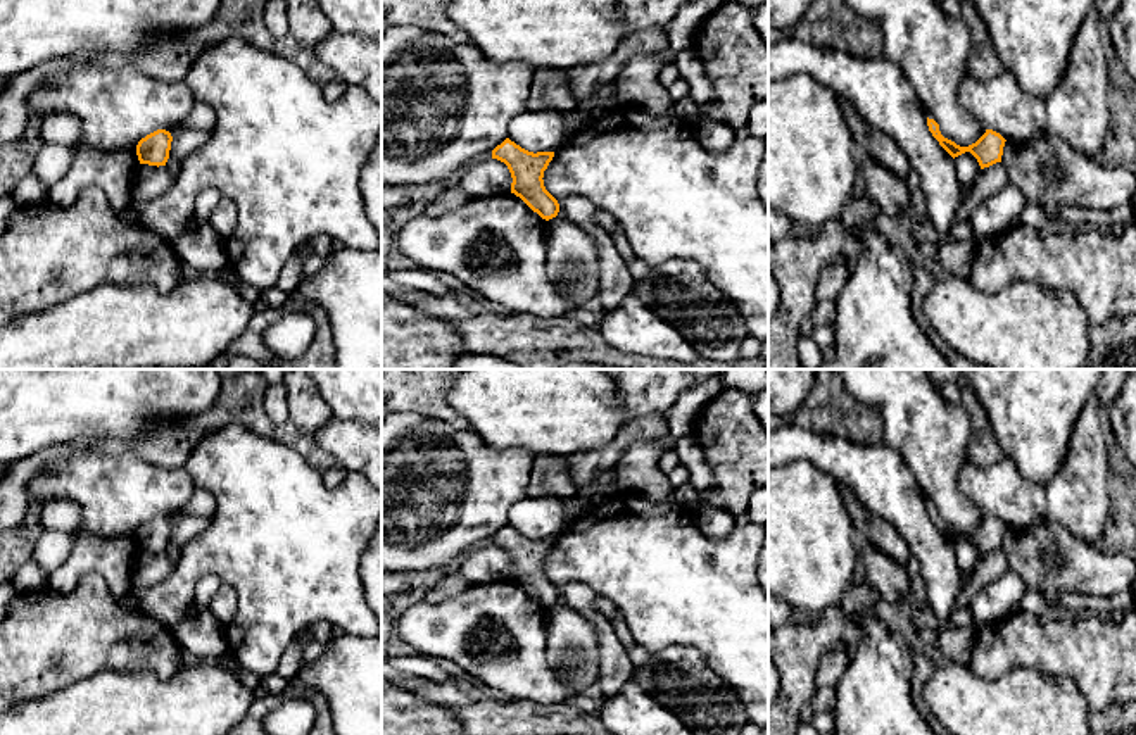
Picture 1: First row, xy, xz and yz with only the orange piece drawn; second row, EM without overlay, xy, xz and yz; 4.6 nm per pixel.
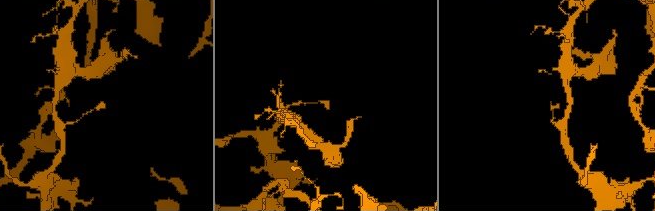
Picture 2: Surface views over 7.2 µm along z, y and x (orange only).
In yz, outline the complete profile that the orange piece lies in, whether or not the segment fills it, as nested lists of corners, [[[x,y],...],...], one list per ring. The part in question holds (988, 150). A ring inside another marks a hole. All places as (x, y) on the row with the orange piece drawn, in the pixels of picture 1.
[[[927,117],[927,126],[932,136],[953,159],[965,152],[970,152],[977,159],[981,169],[1001,162],[1003,147],[1007,140],[993,129],[986,129],[986,133],[975,143],[969,147],[960,147],[941,135],[939,124],[934,119]]]

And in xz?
[[[506,138],[492,150],[492,159],[504,162],[511,173],[511,193],[520,197],[533,212],[549,221],[558,216],[559,204],[544,186],[544,171],[554,152],[528,152]]]

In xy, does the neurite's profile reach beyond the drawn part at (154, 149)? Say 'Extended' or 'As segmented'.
As segmented

